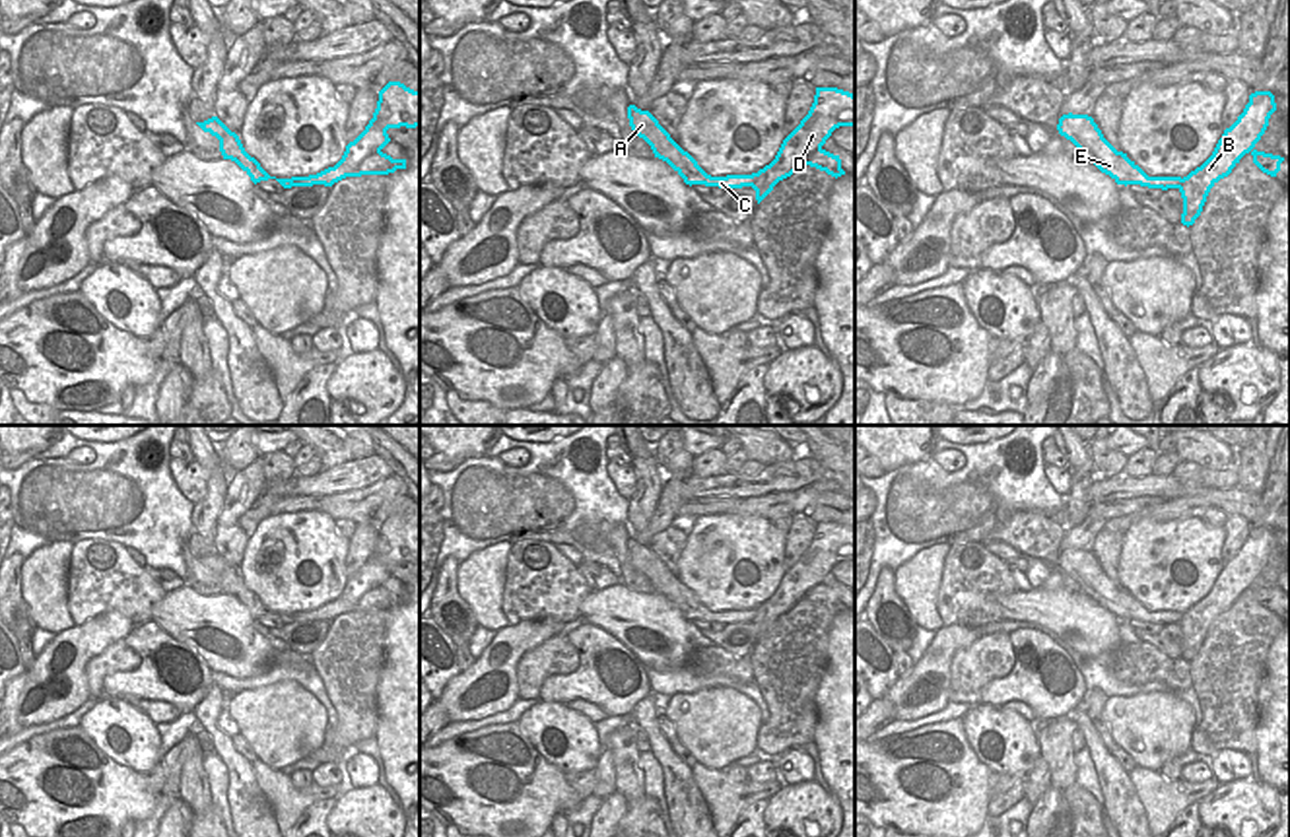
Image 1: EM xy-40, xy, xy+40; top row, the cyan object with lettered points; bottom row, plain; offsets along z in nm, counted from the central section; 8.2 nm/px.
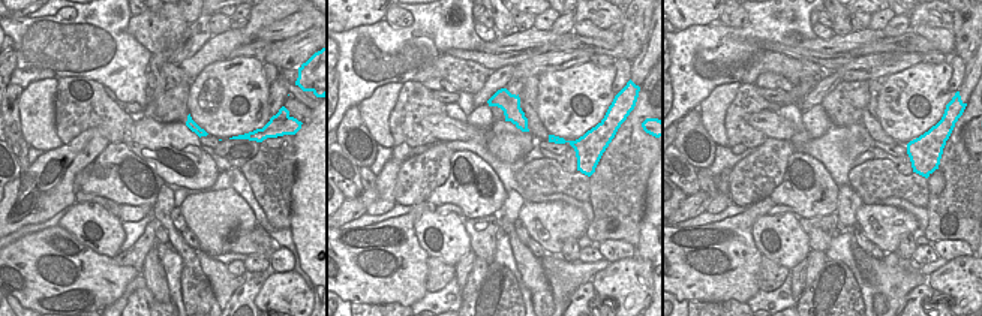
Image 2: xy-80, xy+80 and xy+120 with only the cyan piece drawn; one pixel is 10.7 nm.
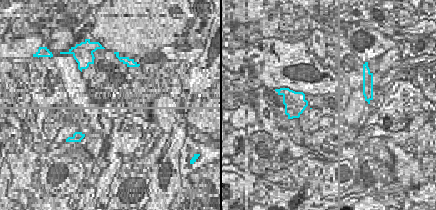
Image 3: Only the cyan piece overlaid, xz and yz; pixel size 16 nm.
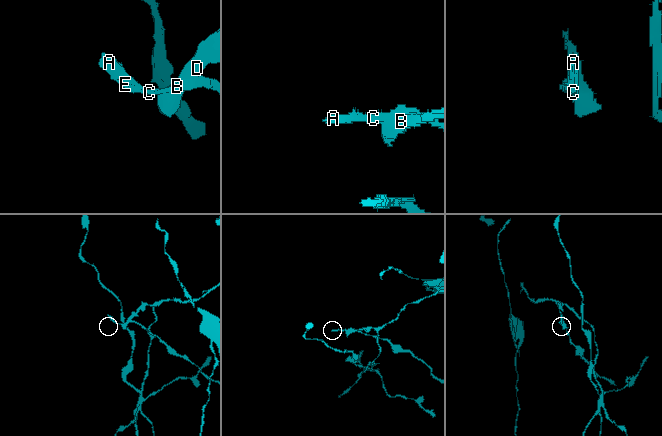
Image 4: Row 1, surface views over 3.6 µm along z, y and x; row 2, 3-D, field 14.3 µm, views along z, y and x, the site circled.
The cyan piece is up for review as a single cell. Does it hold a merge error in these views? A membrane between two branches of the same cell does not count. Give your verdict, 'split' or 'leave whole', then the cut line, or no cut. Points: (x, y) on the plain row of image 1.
split; cut in xy-40 along (379, 585), (354, 604), (335, 602)

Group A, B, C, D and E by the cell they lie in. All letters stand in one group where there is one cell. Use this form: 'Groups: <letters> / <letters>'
Groups: A C E / B D

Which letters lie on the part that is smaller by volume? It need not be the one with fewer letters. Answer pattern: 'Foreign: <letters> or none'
Foreign: A, C, E

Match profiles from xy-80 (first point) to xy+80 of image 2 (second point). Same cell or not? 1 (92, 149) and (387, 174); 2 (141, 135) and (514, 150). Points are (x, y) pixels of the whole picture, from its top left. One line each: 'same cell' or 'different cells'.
1: same cell
2: same cell

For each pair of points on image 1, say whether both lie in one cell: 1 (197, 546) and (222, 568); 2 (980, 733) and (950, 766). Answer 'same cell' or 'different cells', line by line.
1: same cell
2: different cells

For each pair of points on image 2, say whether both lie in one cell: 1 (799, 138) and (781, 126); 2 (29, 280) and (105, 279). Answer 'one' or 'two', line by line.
1: two
2: one

